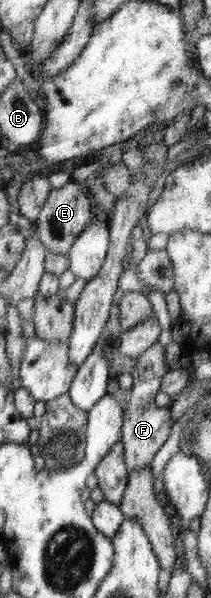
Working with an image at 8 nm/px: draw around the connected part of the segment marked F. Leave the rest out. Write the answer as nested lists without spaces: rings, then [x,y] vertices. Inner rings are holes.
[[[158,341],[153,348],[146,350],[142,355],[135,358],[136,363],[132,367],[131,374],[134,378],[134,384],[130,390],[130,398],[124,408],[123,425],[120,430],[120,442],[124,444],[124,455],[126,466],[129,471],[132,468],[152,462],[154,454],[162,448],[162,444],[168,440],[170,430],[174,426],[174,419],[170,409],[164,410],[154,403],[154,397],[160,392],[162,382],[170,367],[165,364],[165,349]]]

